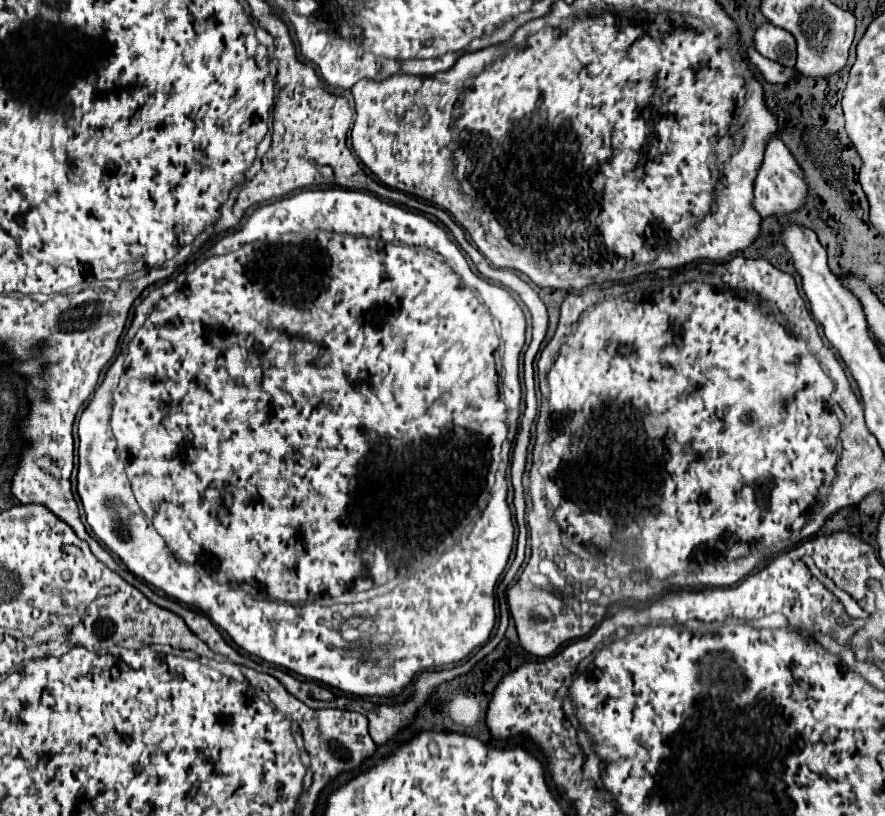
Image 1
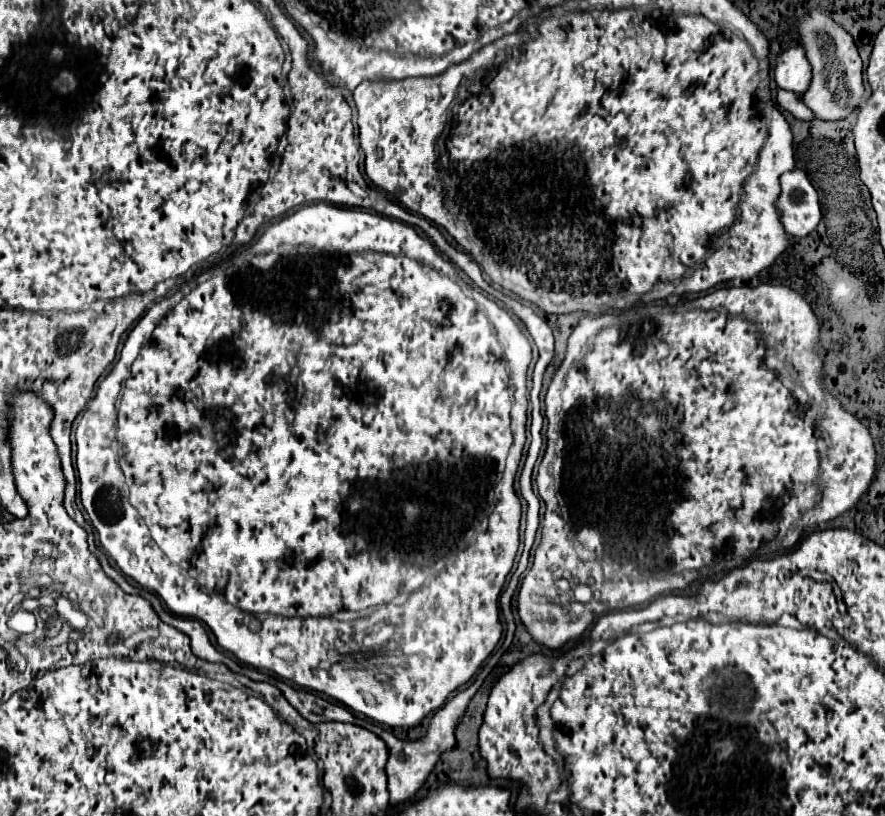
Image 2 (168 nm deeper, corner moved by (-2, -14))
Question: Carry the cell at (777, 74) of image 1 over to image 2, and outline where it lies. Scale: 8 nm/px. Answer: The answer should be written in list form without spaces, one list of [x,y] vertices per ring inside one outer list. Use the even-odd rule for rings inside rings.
[[[779,90],[777,94],[777,102],[781,108],[785,108],[787,112],[791,112],[797,120],[803,120],[803,122],[811,122],[815,118],[815,114],[803,104],[801,96],[793,94],[793,92],[787,92],[787,90]]]

